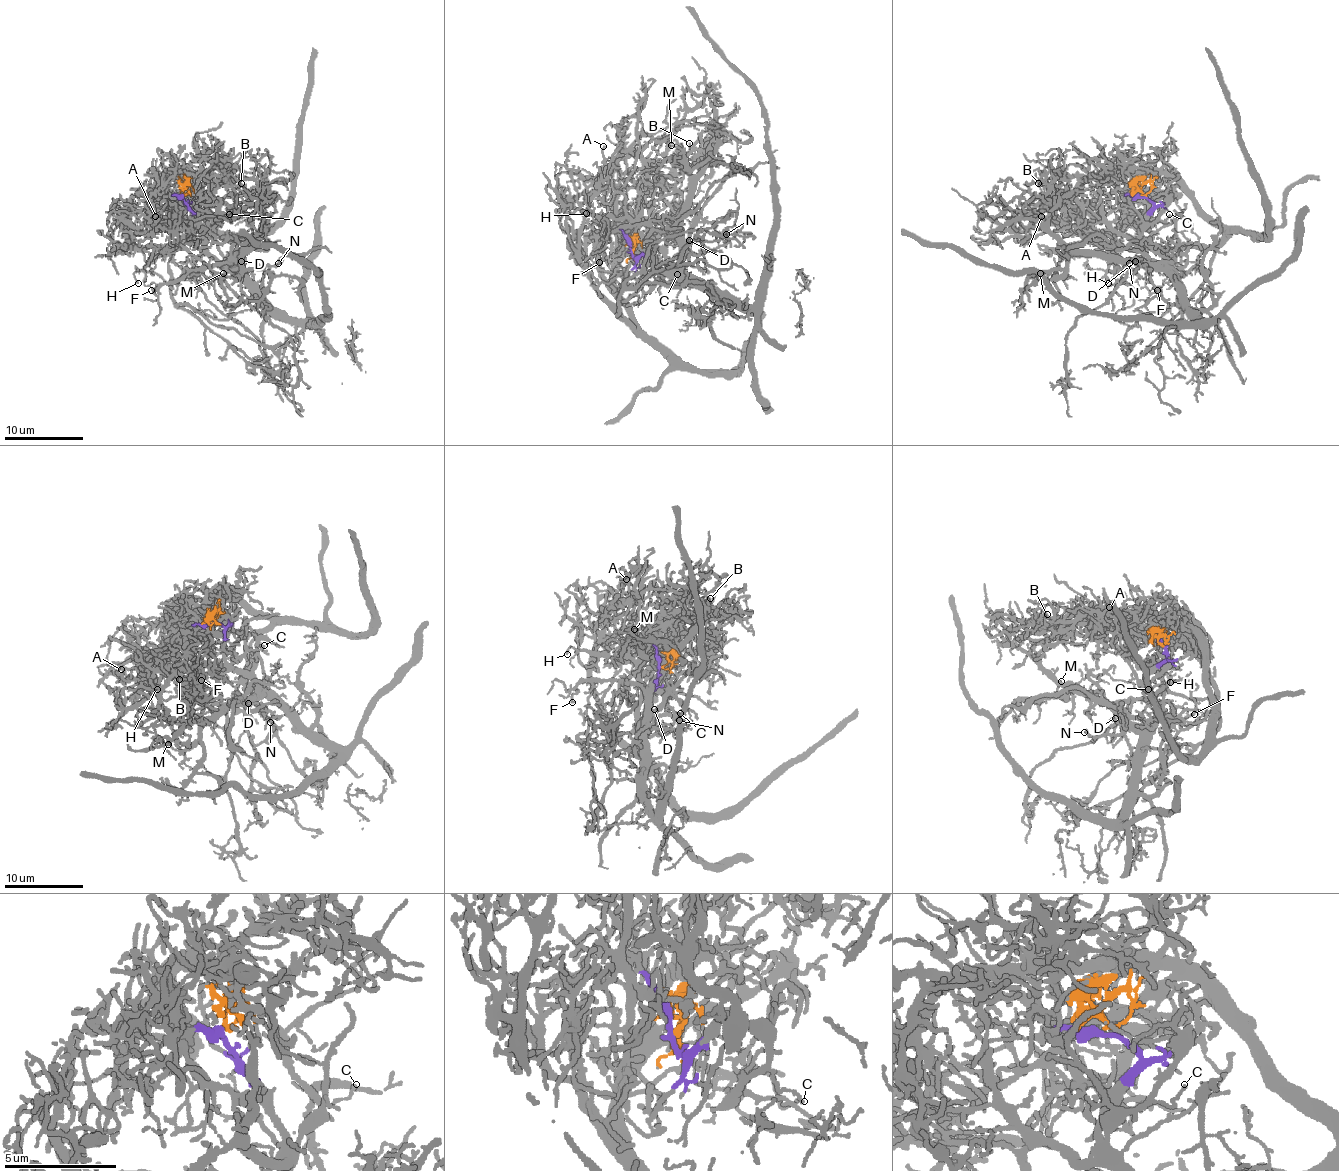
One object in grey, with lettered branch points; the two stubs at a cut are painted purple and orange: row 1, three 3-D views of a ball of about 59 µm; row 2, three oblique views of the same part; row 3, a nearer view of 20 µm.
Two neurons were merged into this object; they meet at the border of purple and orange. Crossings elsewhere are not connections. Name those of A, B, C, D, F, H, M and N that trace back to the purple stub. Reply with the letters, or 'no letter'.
C, D, F, H, M, N

